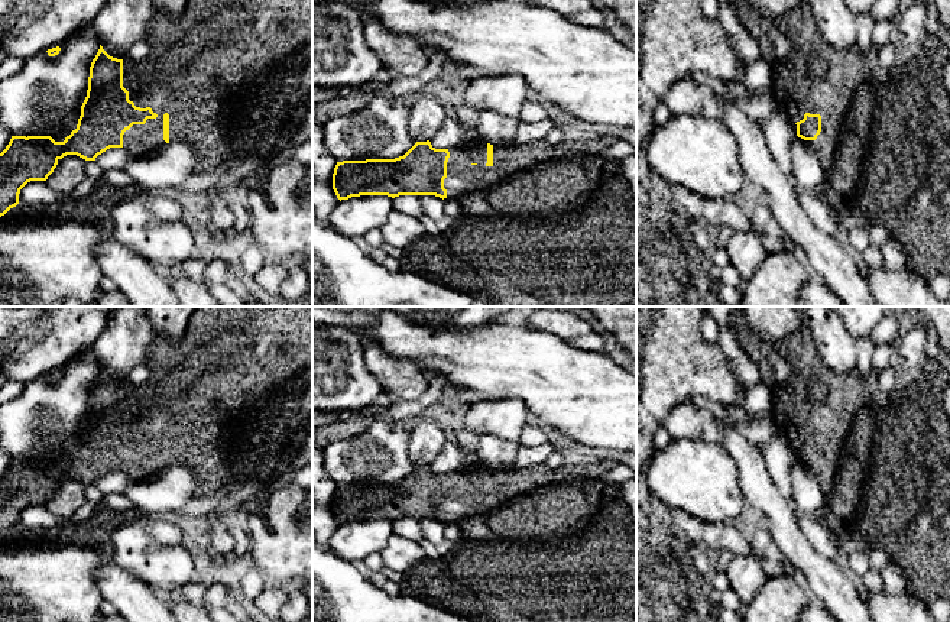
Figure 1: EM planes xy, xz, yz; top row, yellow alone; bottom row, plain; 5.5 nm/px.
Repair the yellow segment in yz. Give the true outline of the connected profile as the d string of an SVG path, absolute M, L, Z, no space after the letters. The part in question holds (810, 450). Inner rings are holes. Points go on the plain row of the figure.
M732 307L729 324L752 360L762 362L778 353L794 365L791 385L772 389L772 421L788 438L797 460L813 470L821 490L830 492L852 421L865 396L873 393L878 373L872 370L862 378L857 372L839 375L830 370L805 328L779 344L766 344L749 328L742 307Z

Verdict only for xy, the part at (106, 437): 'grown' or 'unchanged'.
grown

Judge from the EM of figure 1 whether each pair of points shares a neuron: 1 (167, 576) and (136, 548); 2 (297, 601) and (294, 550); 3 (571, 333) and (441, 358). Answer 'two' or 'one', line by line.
1: one
2: two
3: two

